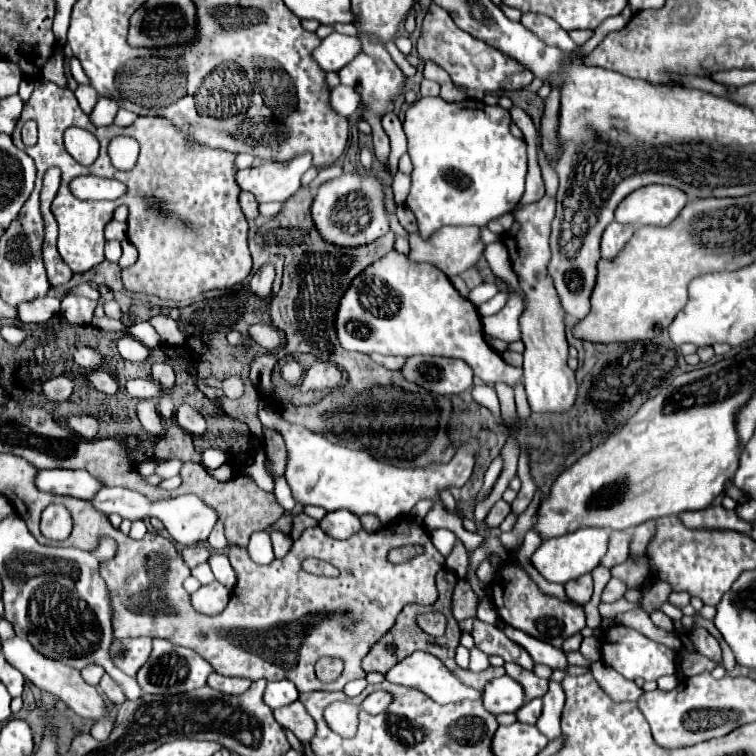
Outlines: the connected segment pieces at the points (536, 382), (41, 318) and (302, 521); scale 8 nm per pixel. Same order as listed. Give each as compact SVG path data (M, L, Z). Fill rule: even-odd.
M545 195L541 201L525 205L515 213L515 225L509 233L503 235L503 243L509 249L509 259L519 275L519 285L527 295L527 307L521 317L521 341L525 343L525 361L523 361L523 385L527 401L533 413L567 413L579 393L575 371L567 365L567 341L565 341L565 311L561 309L557 291L547 273L547 263L551 257L549 251L549 231L555 217L555 199Z
M41 297L33 303L23 303L19 309L19 319L23 323L47 323L51 317L59 313L59 299L55 297Z
M297 515L295 519L293 519L293 531L291 531L291 535L293 535L293 539L297 539L299 535L301 535L301 531L303 529L307 529L307 527L315 527L317 525L317 521L315 519L311 519L311 517L307 517L307 515Z

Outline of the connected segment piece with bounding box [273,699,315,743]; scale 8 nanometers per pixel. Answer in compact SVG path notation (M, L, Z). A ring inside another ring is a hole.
M299 699L293 701L291 705L285 705L285 707L277 709L277 711L273 711L273 713L275 713L277 723L283 725L285 729L293 731L295 737L297 737L301 743L311 741L311 737L313 737L313 733L315 733L315 721L313 721L313 717L305 711L305 705L303 705Z

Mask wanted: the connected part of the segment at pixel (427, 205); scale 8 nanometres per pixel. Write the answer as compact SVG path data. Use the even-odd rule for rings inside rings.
M421 97L407 109L403 129L413 161L407 207L415 213L423 239L445 225L487 225L513 211L525 191L527 147L511 135L509 125L507 109L475 99L447 103L441 97Z

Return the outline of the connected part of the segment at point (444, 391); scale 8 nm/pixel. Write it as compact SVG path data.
M409 357L401 369L403 377L439 395L457 395L471 387L473 371L461 359Z

